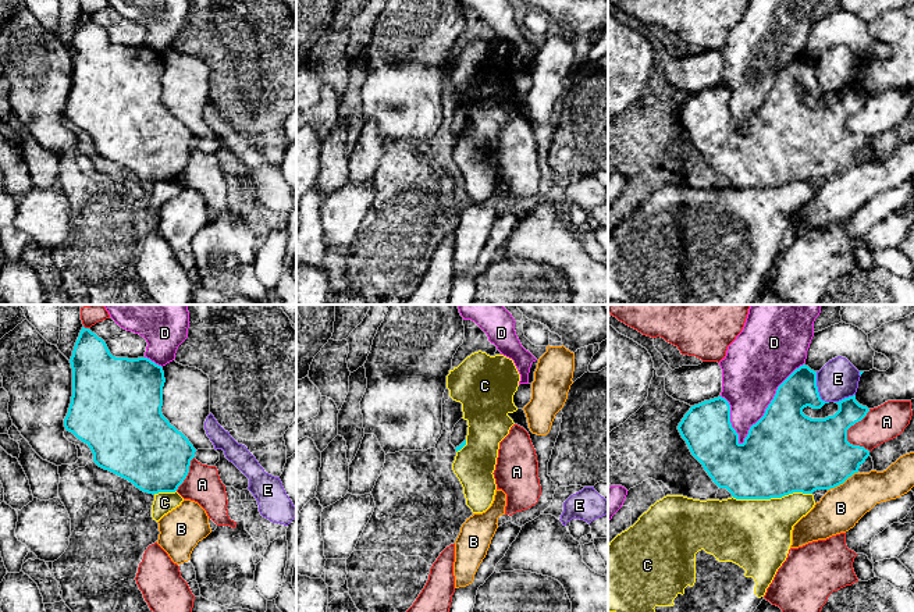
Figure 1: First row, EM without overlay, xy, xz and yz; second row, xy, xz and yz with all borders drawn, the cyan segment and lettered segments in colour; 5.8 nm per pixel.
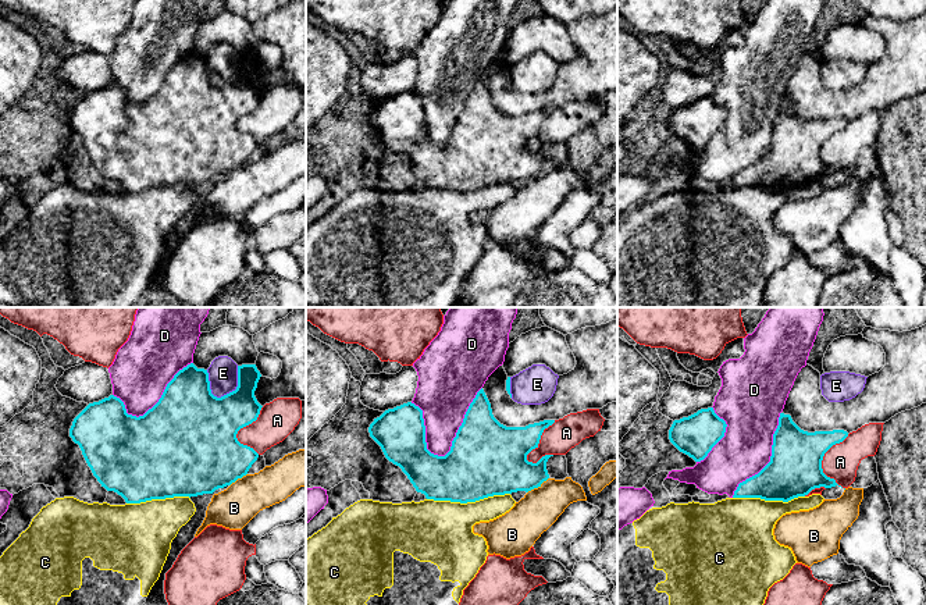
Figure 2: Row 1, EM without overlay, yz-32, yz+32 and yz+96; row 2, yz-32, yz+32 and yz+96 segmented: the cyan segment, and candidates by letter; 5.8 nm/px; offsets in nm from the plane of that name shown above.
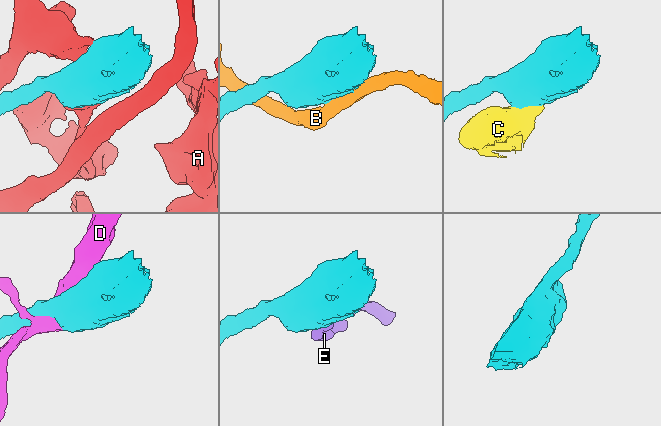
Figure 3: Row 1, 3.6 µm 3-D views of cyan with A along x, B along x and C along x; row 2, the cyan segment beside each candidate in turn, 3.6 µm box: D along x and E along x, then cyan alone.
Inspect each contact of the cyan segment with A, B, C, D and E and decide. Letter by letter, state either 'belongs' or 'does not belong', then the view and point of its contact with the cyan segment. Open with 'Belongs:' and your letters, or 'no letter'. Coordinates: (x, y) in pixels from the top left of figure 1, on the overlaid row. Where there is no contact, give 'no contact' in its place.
Belongs: no letter
A: does not belong; contact yz (846, 434)
B: does not belong; contact yz (842, 483)
C: does not belong; contact yz (771, 497)
D: does not belong; contact yz (770, 404)
E: does not belong; contact yz (817, 388)

